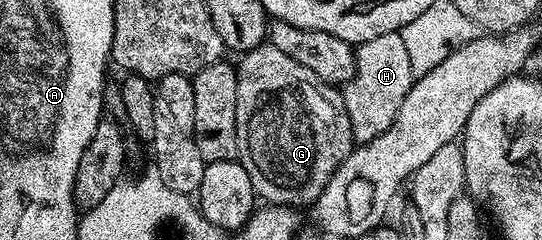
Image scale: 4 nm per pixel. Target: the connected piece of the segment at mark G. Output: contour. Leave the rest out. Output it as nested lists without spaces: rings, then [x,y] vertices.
[[[264,41],[263,44],[251,51],[242,52],[240,59],[243,60],[238,60],[235,69],[237,73],[237,149],[239,150],[237,161],[243,166],[245,173],[249,173],[249,181],[253,181],[253,189],[260,200],[271,205],[314,204],[315,198],[325,189],[329,177],[333,177],[333,173],[342,165],[345,157],[349,157],[357,146],[355,134],[349,125],[349,113],[345,109],[342,90],[338,86],[321,81],[321,77],[317,77],[317,73],[313,73],[313,69],[305,69],[305,65],[293,61],[293,57],[289,57],[289,53],[281,53],[281,49],[274,47],[270,41]]]

